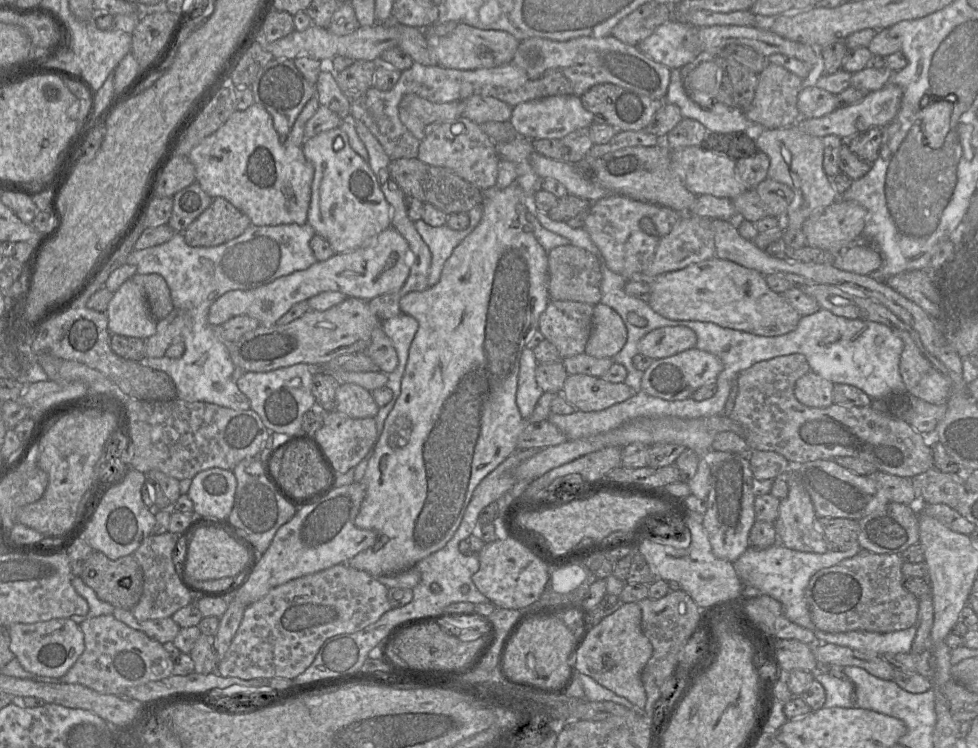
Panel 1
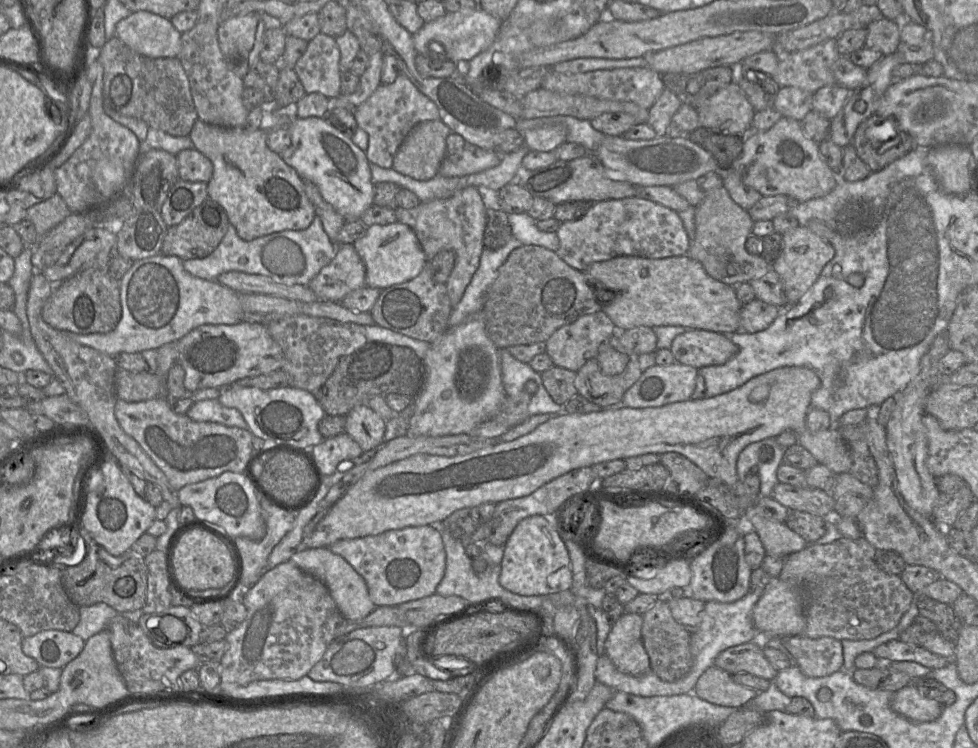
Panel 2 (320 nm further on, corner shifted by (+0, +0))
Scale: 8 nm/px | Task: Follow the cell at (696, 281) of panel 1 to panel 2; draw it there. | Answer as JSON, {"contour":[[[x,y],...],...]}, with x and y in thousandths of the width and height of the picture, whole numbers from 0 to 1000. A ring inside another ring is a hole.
{"contour":[[[702,340],[674,346],[633,342],[625,348],[605,352],[597,365],[606,381],[617,388],[613,390],[609,386],[610,401],[617,409],[616,416],[633,443],[653,436],[665,439],[697,436],[739,447],[758,443],[757,414],[760,406],[755,401],[751,384],[725,369],[719,354]]]}

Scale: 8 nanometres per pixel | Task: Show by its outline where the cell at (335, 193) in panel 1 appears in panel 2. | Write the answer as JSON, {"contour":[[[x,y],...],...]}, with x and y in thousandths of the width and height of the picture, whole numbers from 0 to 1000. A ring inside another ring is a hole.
{"contour":[[[301,156],[298,193],[286,210],[307,238],[323,247],[330,267],[353,294],[367,294],[381,275],[382,246],[374,205],[332,158]]]}

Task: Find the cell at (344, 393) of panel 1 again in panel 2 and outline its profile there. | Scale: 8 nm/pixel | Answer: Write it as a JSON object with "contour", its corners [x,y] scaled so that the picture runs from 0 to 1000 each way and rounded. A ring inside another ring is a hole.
{"contour":[[[374,539],[363,543],[354,555],[353,578],[375,604],[393,591],[395,561]]]}

